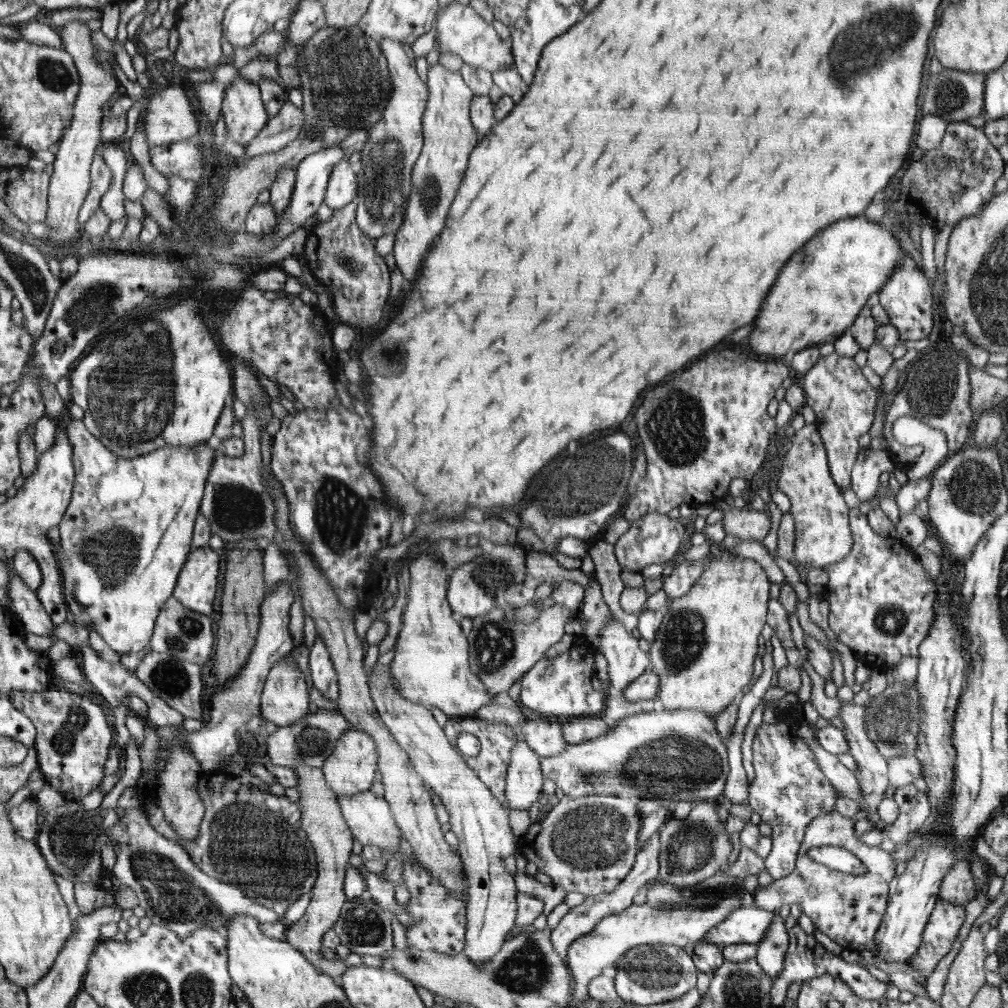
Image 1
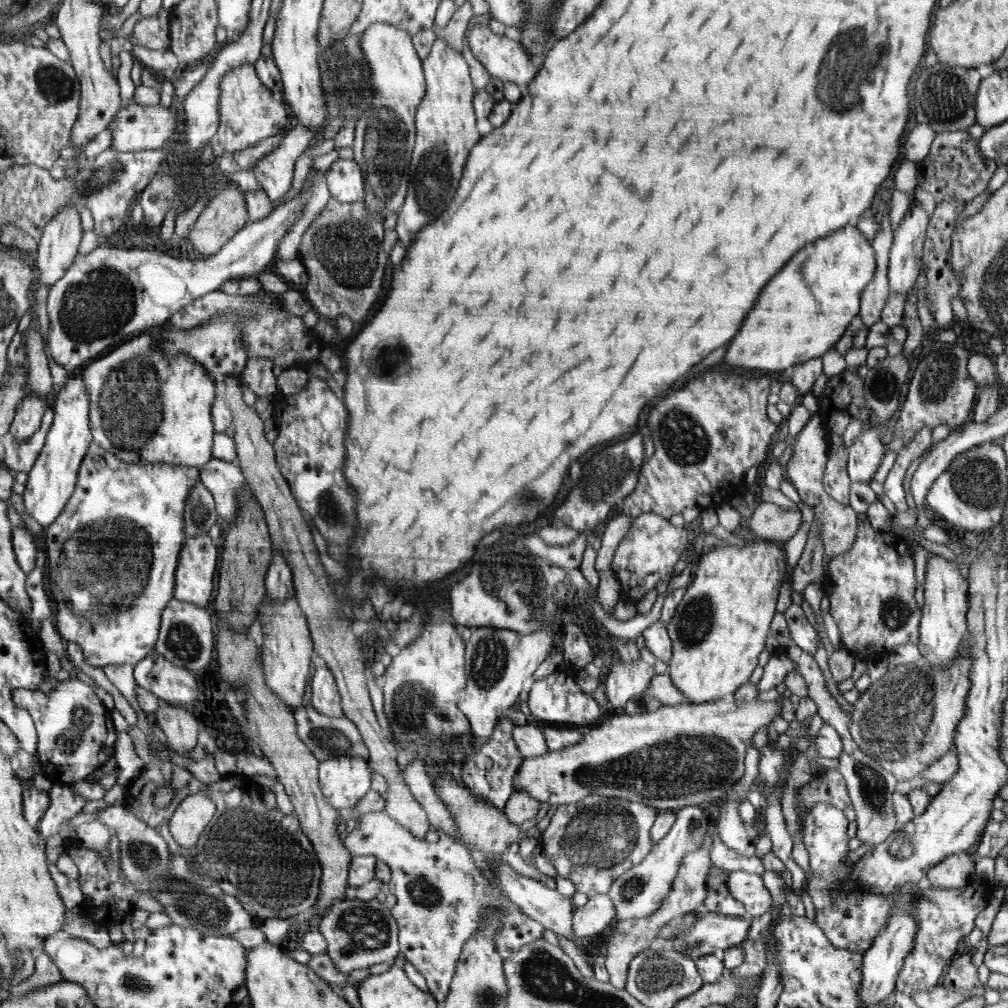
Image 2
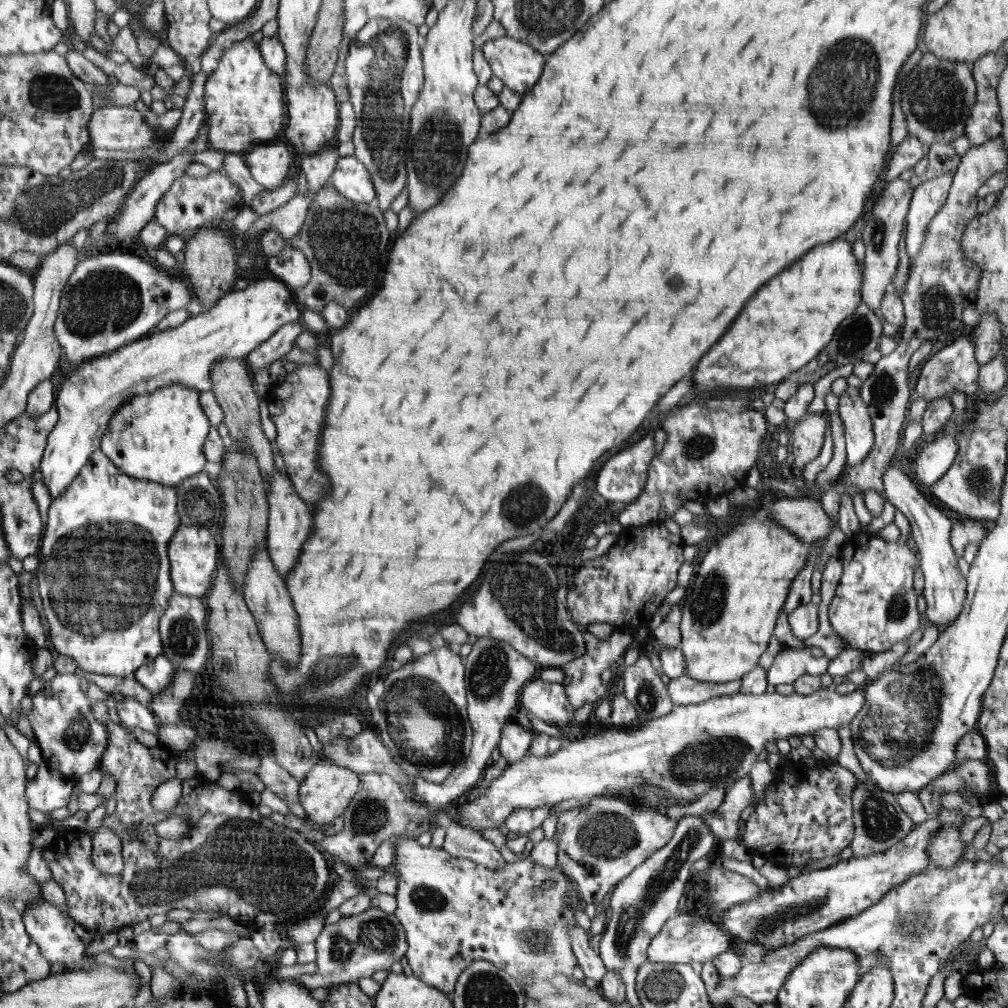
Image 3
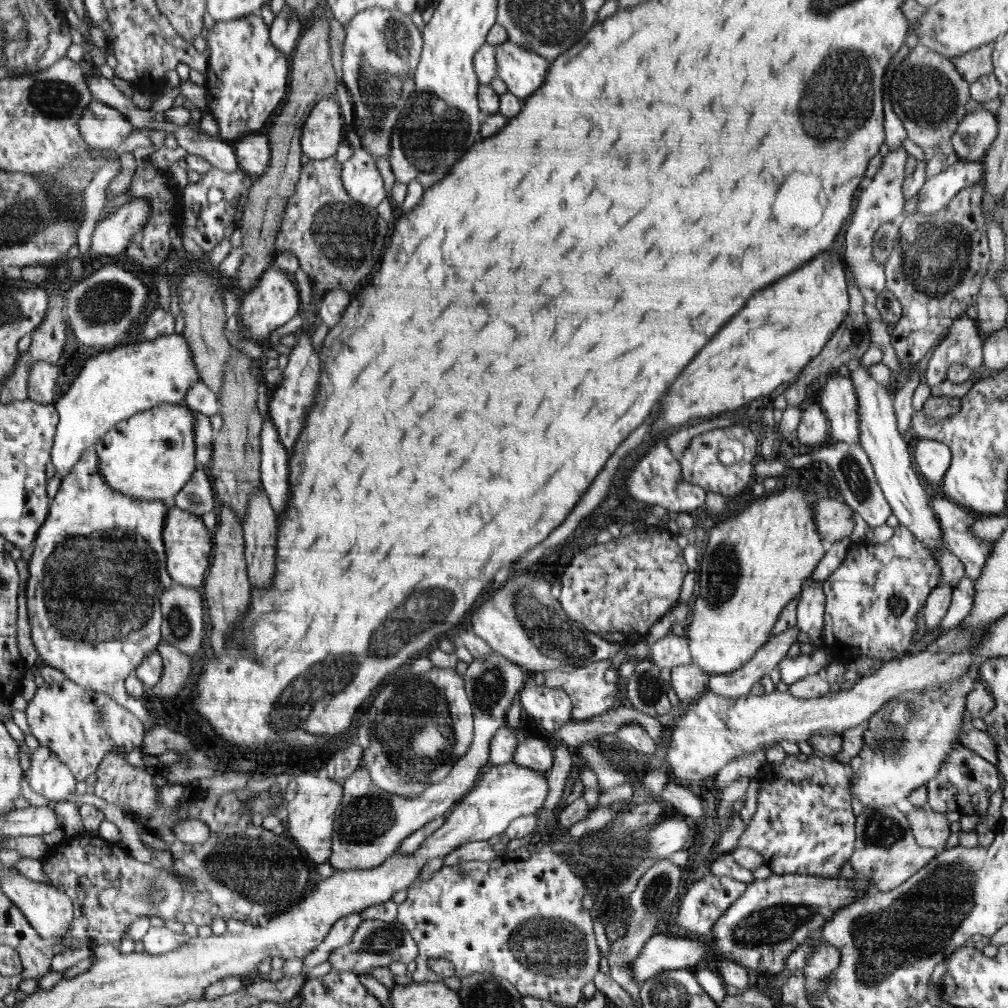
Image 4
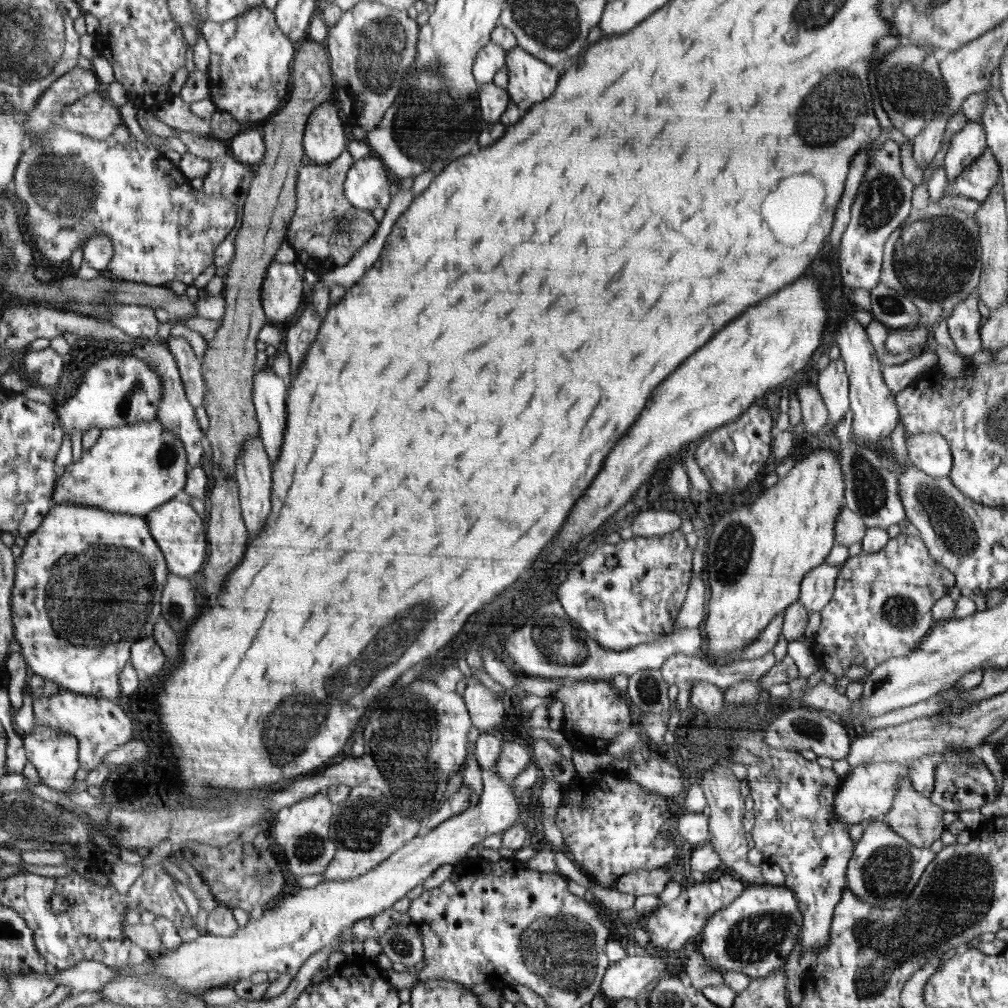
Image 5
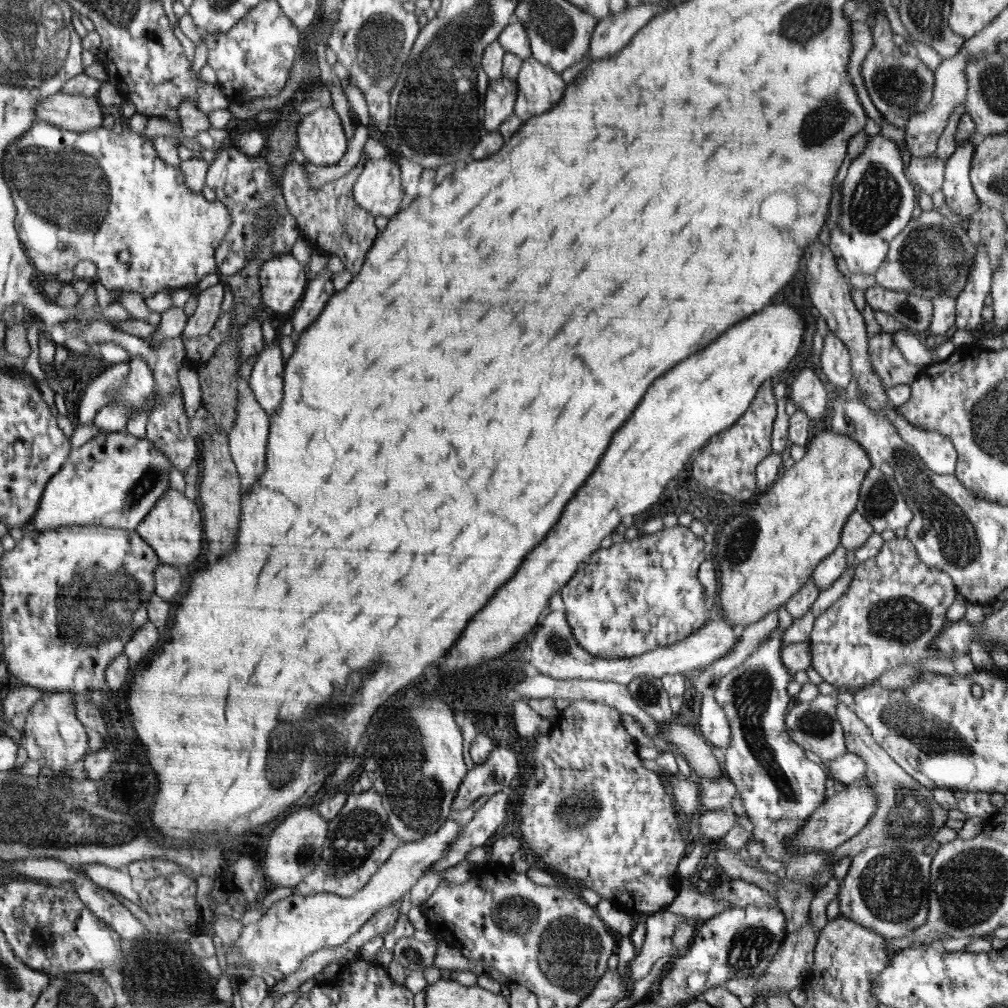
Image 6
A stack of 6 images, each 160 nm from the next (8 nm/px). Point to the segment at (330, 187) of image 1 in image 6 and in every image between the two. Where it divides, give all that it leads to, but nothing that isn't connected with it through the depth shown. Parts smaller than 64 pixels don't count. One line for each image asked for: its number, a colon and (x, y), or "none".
2: (346, 182)
3: (351, 178)
4: (362, 180)
5: (367, 187)
6: (379, 188)

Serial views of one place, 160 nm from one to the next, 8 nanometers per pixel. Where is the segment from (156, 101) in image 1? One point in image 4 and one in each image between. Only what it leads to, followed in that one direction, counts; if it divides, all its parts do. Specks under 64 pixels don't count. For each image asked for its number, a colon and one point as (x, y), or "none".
2: (135, 128)
3: (112, 127)
4: (102, 126)

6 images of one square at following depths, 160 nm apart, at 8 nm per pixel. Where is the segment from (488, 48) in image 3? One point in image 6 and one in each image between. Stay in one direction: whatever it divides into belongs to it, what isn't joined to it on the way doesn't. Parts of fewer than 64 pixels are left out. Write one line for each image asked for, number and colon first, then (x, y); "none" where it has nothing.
4: (523, 71)
5: (530, 80)
6: (540, 89)

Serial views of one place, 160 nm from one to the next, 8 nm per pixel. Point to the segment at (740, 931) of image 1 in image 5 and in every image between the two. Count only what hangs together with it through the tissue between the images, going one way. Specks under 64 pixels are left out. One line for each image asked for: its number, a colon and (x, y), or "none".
2: (712, 933)
3: (686, 938)
4: (664, 951)
5: (628, 978)

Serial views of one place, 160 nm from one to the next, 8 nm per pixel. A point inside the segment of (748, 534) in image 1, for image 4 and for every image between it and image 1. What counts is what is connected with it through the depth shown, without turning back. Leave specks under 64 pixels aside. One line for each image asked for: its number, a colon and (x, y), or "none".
2: (769, 521)
3: (804, 517)
4: (834, 520)

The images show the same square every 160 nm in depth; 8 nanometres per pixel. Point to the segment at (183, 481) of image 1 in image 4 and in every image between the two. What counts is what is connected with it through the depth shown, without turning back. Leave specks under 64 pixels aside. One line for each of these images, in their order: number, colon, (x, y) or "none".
2: (111, 555)
3: (104, 610)
4: (96, 576)

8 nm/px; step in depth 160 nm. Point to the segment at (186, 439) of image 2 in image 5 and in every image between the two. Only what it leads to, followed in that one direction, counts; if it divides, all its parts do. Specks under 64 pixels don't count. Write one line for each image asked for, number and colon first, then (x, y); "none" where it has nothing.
3: (160, 436)
4: (152, 455)
5: (134, 469)

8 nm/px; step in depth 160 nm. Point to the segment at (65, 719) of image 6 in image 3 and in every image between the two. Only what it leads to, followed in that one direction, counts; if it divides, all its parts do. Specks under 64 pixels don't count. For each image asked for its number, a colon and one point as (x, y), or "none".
3: (49, 789)
4: (49, 776)
5: (55, 754)

